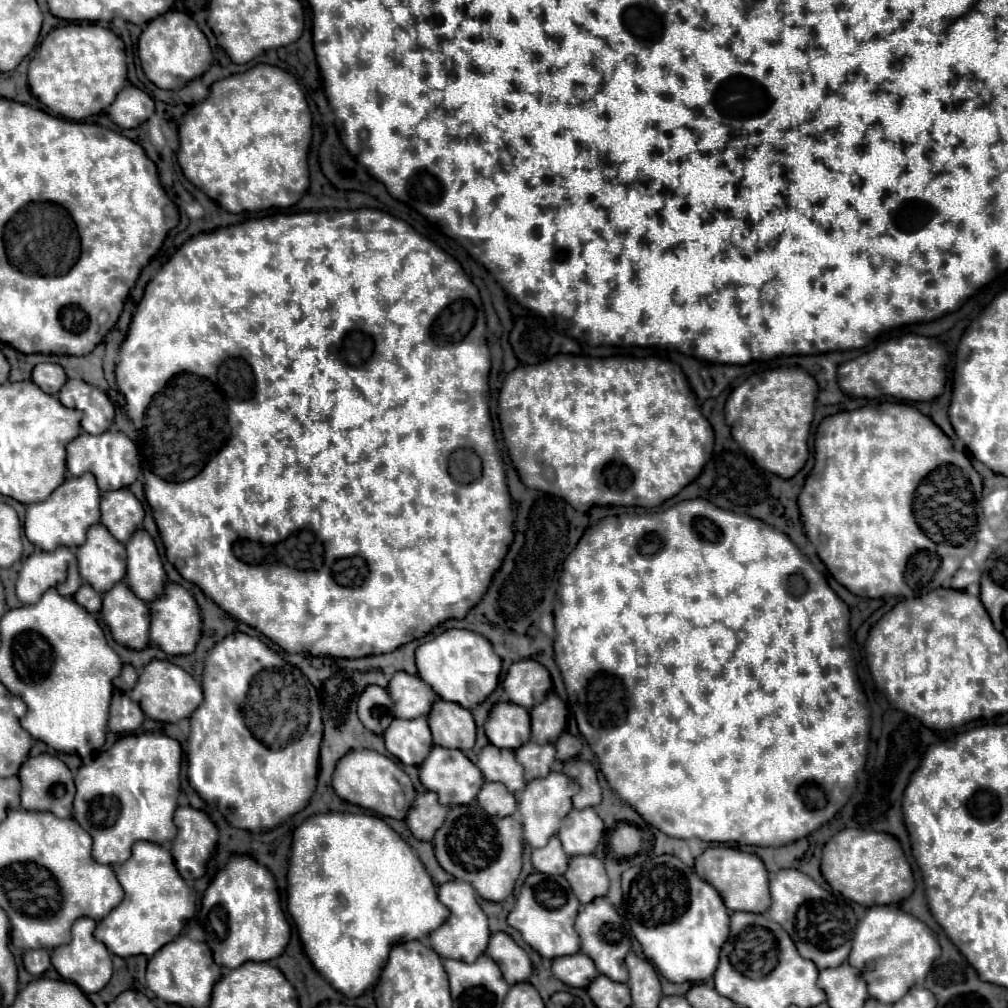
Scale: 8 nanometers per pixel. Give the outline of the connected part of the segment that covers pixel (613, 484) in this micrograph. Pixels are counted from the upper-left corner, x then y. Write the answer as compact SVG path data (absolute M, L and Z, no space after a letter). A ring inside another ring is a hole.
M559 353L551 359L535 365L521 365L515 371L511 371L499 391L499 421L505 445L509 449L509 457L523 479L525 487L539 489L543 493L557 495L565 499L573 509L577 511L589 511L593 505L599 507L611 506L638 506L645 508L657 507L663 501L675 497L683 487L687 487L691 481L699 477L703 471L711 451L713 451L713 429L709 421L701 415L697 397L693 395L693 389L687 383L687 377L683 375L681 367L669 361L663 361L657 357L583 357L583 355L565 355Z

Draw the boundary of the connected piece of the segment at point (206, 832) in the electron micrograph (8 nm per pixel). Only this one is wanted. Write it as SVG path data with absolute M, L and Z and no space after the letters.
M179 807L175 811L175 825L179 829L171 845L175 867L183 879L199 879L215 849L217 827L207 813L193 807Z

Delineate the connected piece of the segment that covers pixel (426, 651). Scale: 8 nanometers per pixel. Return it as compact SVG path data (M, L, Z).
M447 629L433 641L419 645L415 659L419 677L425 679L441 699L461 703L465 709L473 709L483 703L495 691L501 673L501 659L495 655L491 643L467 629Z

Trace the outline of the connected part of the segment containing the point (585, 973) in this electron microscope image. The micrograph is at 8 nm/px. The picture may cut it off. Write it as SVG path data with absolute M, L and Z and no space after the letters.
M575 953L553 959L553 975L569 987L585 989L599 973L585 953Z

